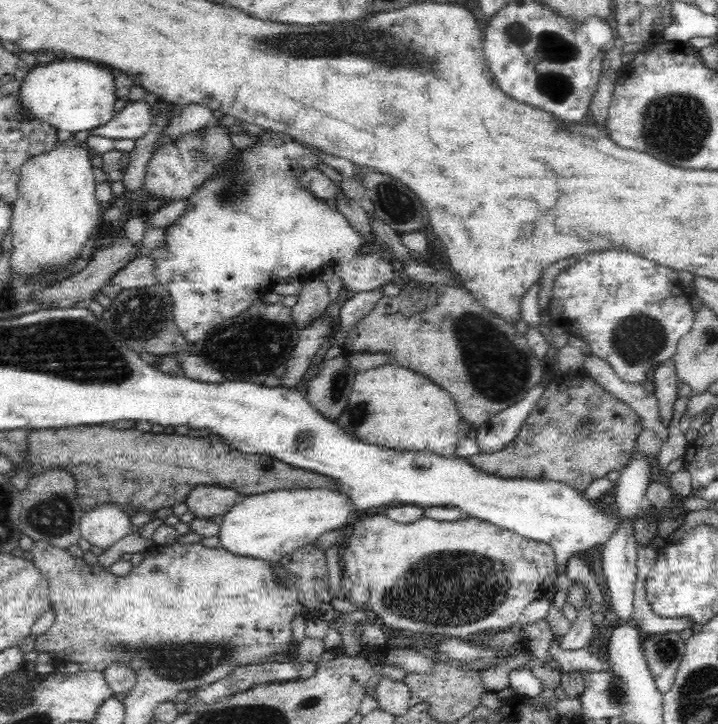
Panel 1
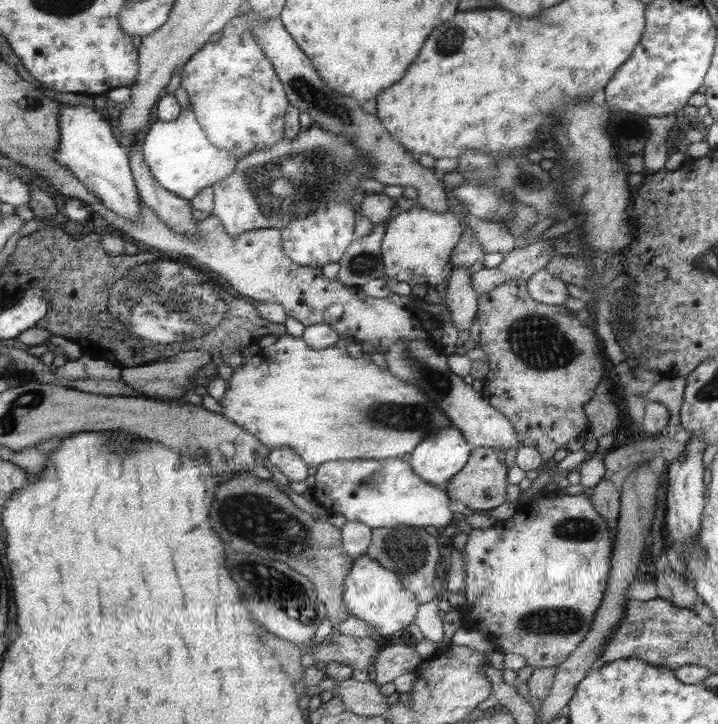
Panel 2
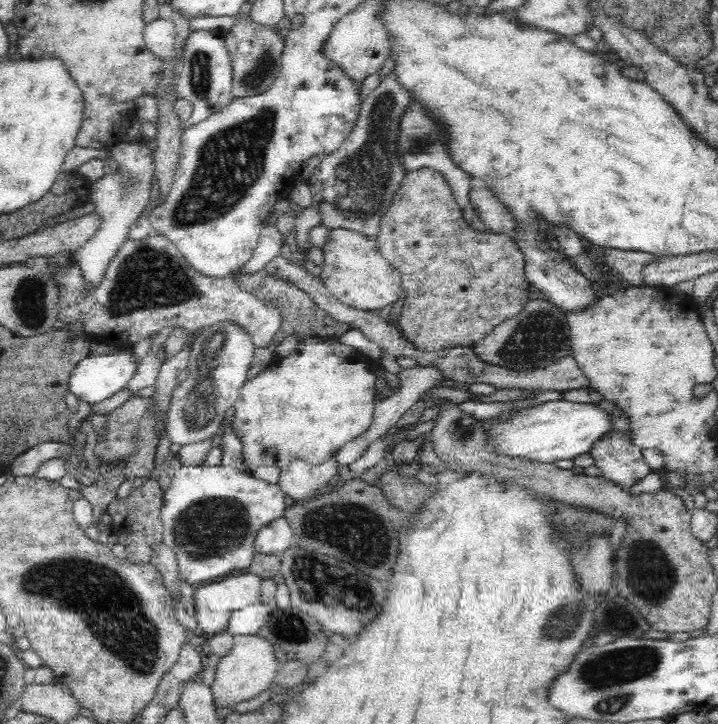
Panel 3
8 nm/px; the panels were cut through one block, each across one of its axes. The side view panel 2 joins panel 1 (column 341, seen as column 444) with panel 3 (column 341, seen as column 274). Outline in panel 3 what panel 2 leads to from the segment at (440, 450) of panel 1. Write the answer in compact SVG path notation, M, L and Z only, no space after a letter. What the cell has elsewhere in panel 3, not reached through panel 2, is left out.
M311 336L308 340L300 342L298 346L286 358L276 358L264 370L261 370L254 378L247 379L241 386L239 397L237 398L233 409L235 410L231 429L240 440L243 446L243 459L248 467L254 466L258 468L260 465L276 466L276 468L284 468L292 462L292 460L305 460L310 464L320 464L326 462L328 458L337 452L337 450L348 441L361 435L368 430L373 419L373 412L377 401L376 391L376 375L374 374L372 361L366 355L356 352L346 344L341 344L336 337L322 340L320 337Z

